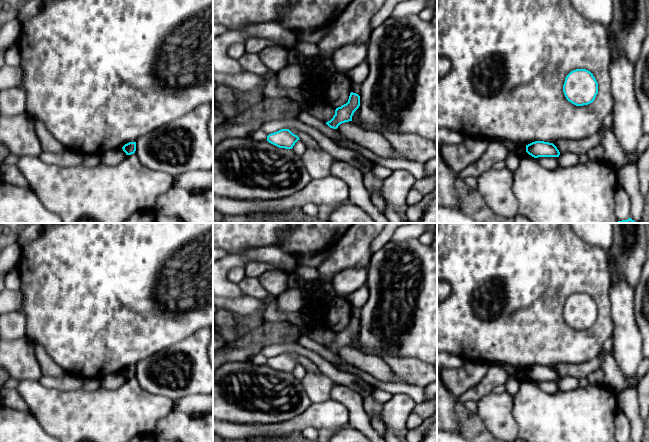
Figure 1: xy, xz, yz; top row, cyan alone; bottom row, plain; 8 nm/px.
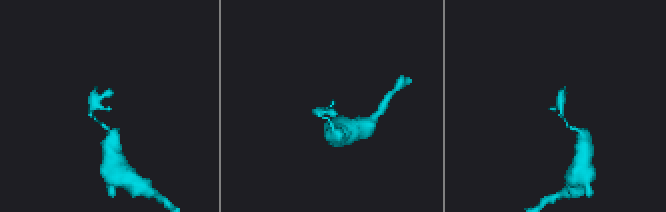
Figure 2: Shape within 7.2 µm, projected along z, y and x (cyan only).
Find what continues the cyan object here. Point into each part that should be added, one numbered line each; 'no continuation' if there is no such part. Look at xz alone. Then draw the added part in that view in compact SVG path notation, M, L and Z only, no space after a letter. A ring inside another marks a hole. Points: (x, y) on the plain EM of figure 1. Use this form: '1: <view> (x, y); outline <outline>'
no continuation

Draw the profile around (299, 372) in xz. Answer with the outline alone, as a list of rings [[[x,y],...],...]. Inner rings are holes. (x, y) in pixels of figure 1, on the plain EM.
[[[298,364],[292,372],[292,374],[300,381],[305,377],[306,373],[307,370],[301,364]]]

